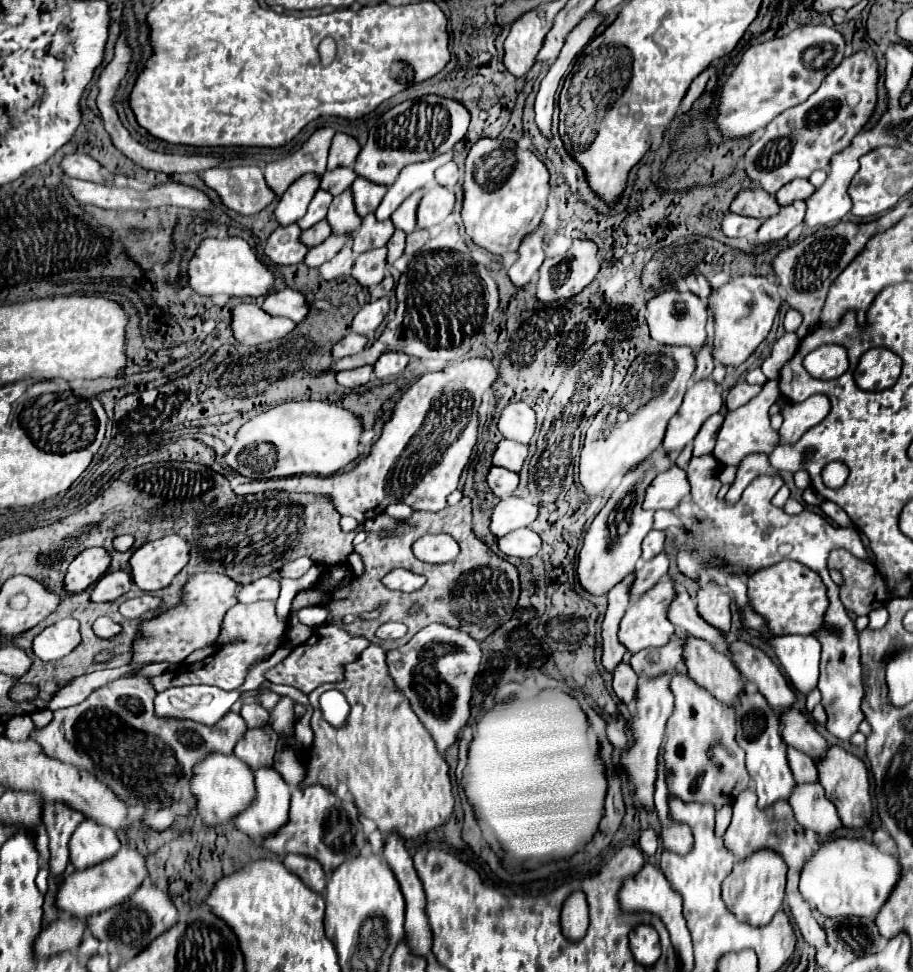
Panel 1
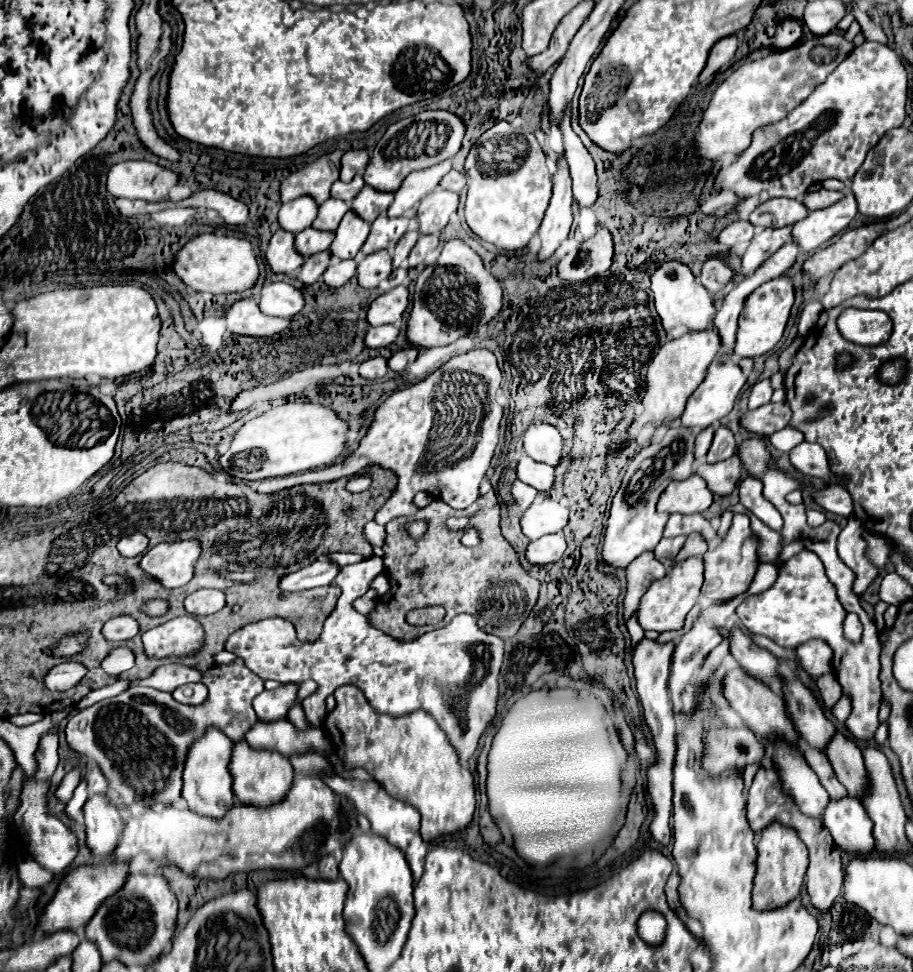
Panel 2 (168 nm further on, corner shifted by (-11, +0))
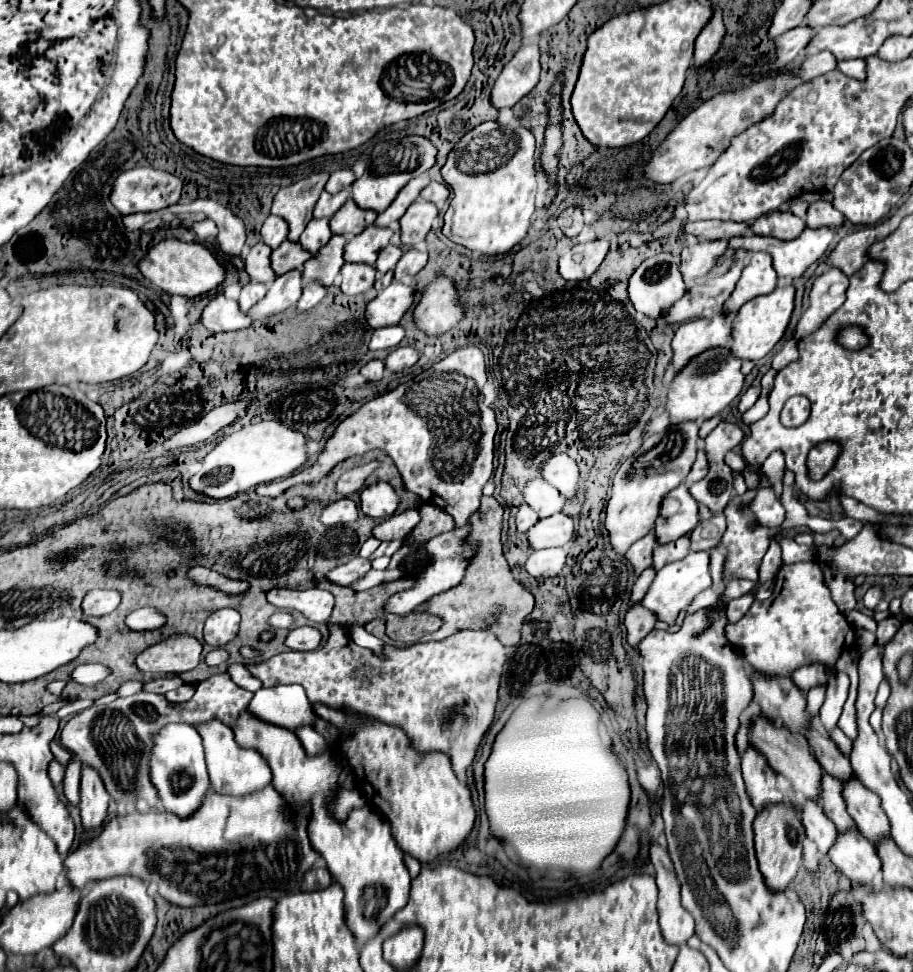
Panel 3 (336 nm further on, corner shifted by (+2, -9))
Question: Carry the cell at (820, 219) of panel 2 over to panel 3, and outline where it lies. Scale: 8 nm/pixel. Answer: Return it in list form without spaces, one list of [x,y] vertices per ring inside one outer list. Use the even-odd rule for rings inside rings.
[[[805,228],[803,234],[795,240],[789,240],[789,242],[783,242],[783,240],[775,240],[775,238],[767,238],[767,236],[733,236],[729,240],[729,250],[735,250],[735,248],[747,248],[749,252],[755,252],[755,250],[763,250],[767,254],[771,254],[773,258],[773,268],[777,272],[779,278],[799,278],[805,274],[805,270],[815,264],[829,248],[831,240],[833,240],[833,234],[835,230],[833,228],[819,228],[819,230],[811,230],[811,228]]]

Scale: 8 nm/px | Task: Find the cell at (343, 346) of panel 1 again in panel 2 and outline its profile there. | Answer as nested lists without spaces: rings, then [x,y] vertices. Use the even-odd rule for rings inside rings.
[[[380,325],[380,327],[370,327],[368,335],[364,339],[364,345],[370,349],[380,349],[380,347],[388,347],[396,341],[398,335],[398,327],[394,325]]]

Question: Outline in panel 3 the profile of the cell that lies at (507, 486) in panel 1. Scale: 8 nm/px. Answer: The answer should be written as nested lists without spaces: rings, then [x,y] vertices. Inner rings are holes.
[[[523,504],[523,506],[517,510],[517,518],[515,518],[515,522],[517,522],[517,530],[525,534],[533,524],[539,522],[539,516],[535,514],[535,510],[531,510],[527,504]]]

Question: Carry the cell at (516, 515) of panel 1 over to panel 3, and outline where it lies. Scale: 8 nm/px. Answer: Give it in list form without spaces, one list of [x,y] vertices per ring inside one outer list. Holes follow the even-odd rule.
[[[559,513],[540,519],[526,534],[533,552],[561,548],[567,555],[575,537],[575,524],[571,517]]]

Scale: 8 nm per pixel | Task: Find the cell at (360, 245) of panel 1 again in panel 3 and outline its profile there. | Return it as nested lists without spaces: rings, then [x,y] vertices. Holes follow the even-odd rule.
[[[367,226],[359,236],[351,238],[345,246],[345,262],[375,264],[379,252],[389,244],[393,236],[391,228]]]

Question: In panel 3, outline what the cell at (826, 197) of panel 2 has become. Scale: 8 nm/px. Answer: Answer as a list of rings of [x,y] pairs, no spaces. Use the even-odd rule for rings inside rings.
[[[817,200],[809,206],[807,210],[807,226],[809,228],[821,228],[821,226],[827,226],[827,228],[839,228],[843,224],[845,216],[841,212],[837,212],[833,208],[831,202],[823,202],[823,200]]]

